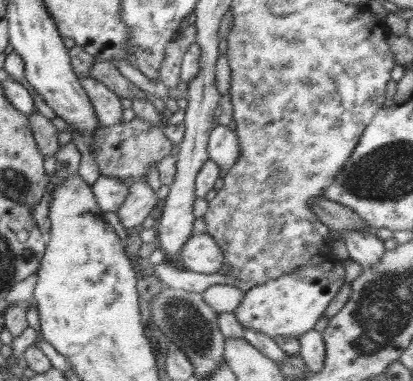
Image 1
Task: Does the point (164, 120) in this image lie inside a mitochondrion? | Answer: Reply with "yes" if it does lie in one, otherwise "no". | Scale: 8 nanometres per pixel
no

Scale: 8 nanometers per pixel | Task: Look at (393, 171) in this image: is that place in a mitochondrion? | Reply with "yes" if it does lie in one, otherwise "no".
yes

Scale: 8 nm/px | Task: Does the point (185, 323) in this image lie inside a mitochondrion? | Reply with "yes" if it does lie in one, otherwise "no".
yes

